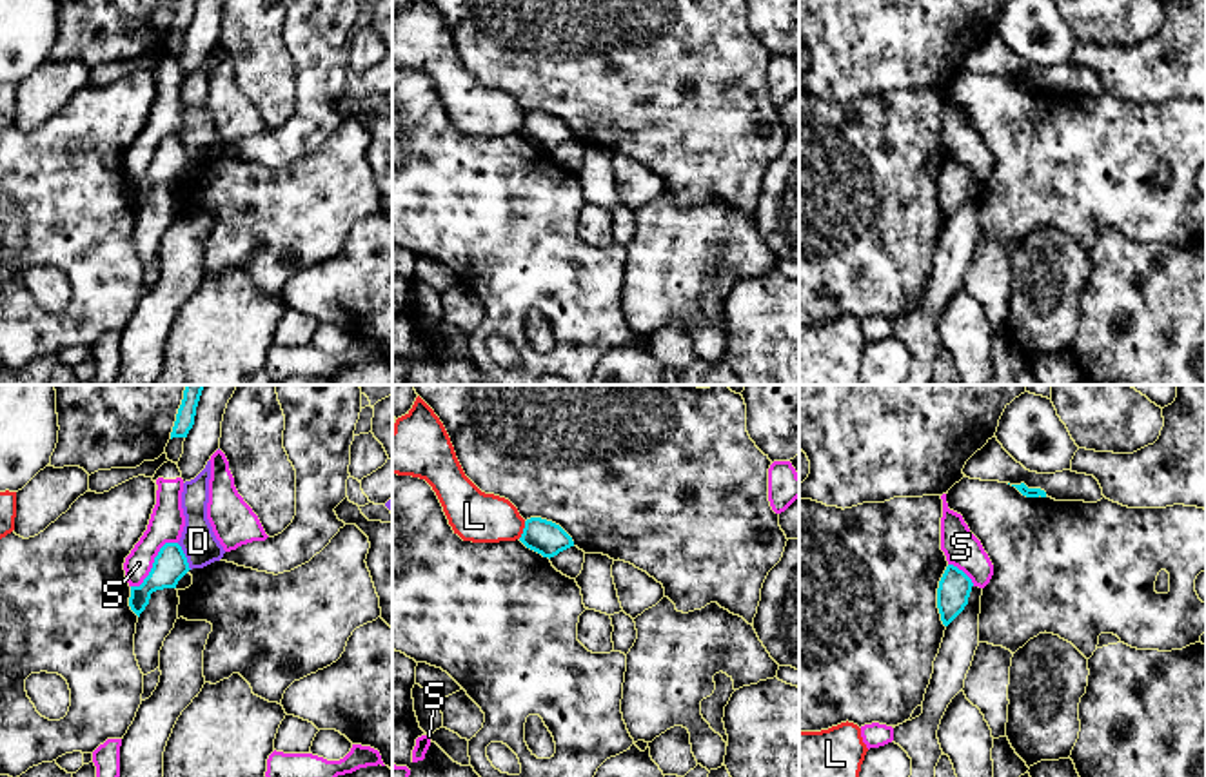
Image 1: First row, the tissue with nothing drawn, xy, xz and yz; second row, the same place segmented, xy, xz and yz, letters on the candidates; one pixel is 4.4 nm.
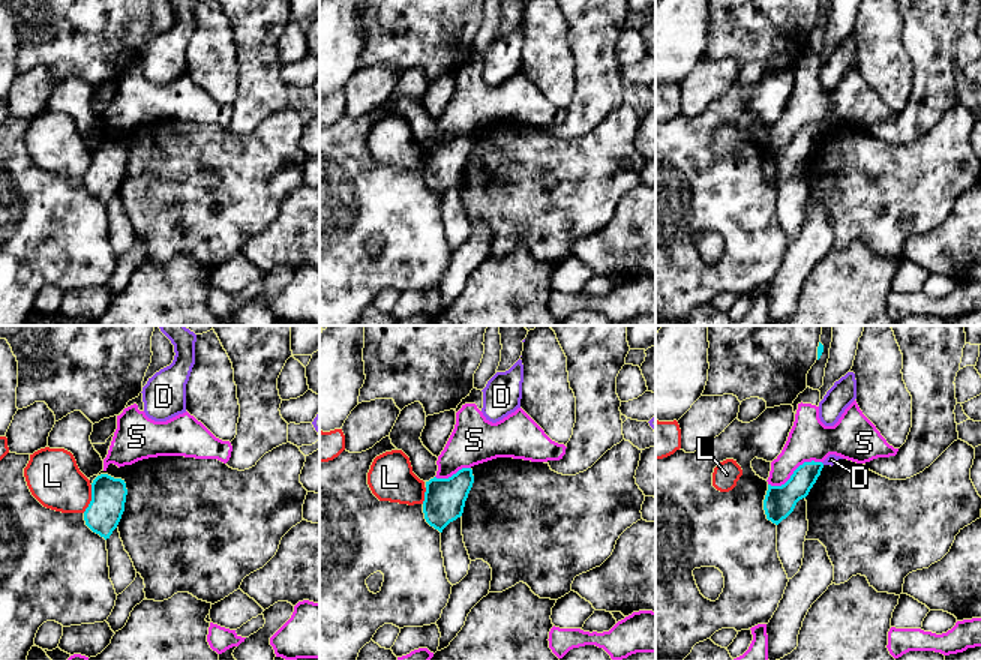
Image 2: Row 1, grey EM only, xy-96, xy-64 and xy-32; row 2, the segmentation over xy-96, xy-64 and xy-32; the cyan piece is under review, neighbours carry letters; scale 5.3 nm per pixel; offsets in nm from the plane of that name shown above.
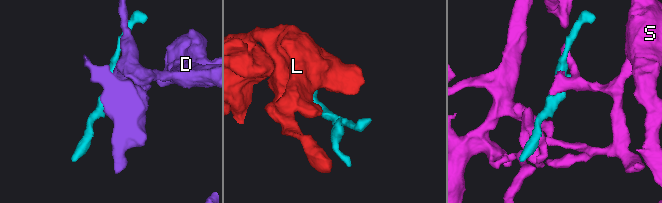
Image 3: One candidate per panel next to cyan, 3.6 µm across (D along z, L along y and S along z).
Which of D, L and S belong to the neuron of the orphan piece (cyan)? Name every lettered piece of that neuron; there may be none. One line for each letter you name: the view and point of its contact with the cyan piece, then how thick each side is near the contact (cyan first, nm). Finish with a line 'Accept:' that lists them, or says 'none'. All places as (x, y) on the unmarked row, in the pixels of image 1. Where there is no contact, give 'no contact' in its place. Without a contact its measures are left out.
Accept: none

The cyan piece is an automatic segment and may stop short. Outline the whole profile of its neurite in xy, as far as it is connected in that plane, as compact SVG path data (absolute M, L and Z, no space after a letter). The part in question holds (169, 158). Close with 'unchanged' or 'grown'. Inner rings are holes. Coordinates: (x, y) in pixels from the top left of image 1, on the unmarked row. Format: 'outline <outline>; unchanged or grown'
outline M165 136L143 176L131 180L129 200L138 209L134 249L143 269L160 260L160 243L178 212L176 178L189 163L182 140Z; grown

